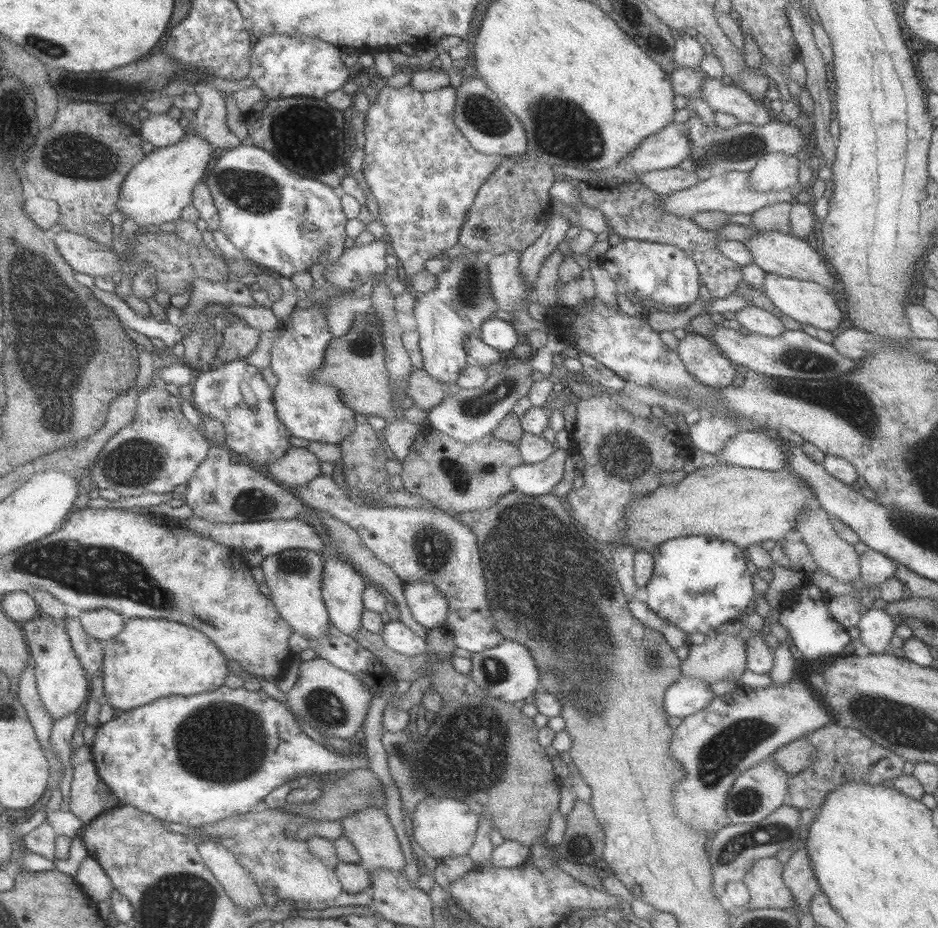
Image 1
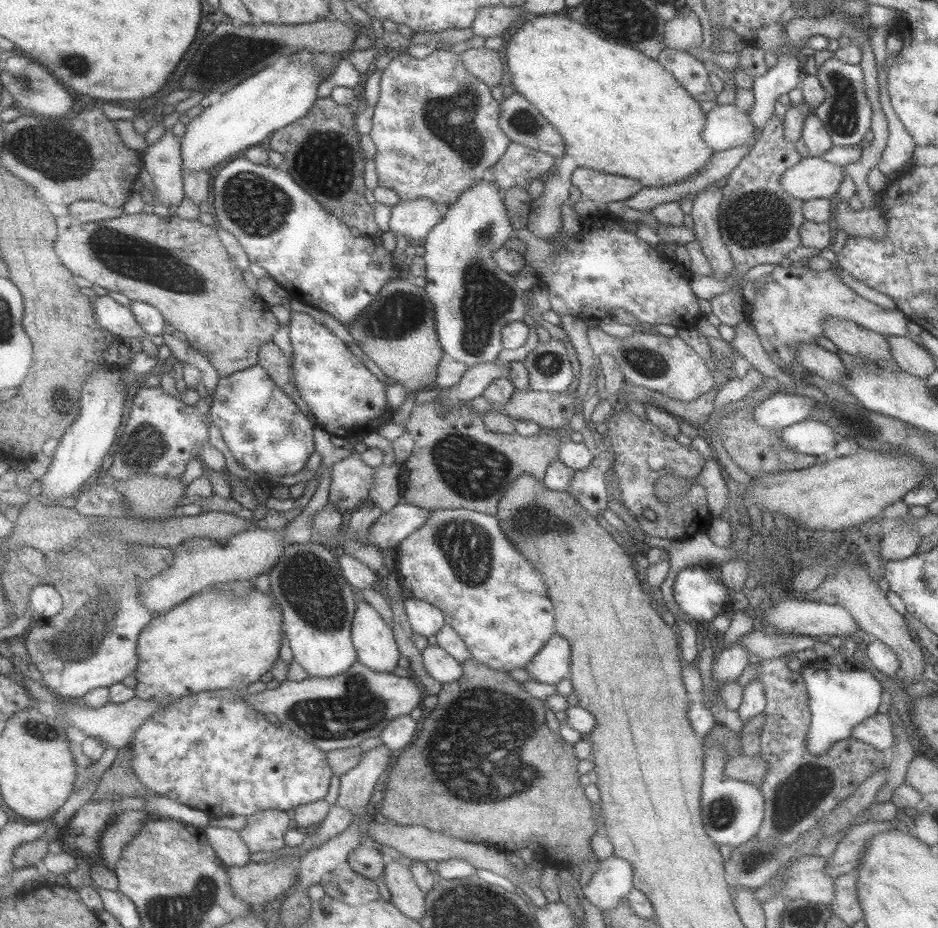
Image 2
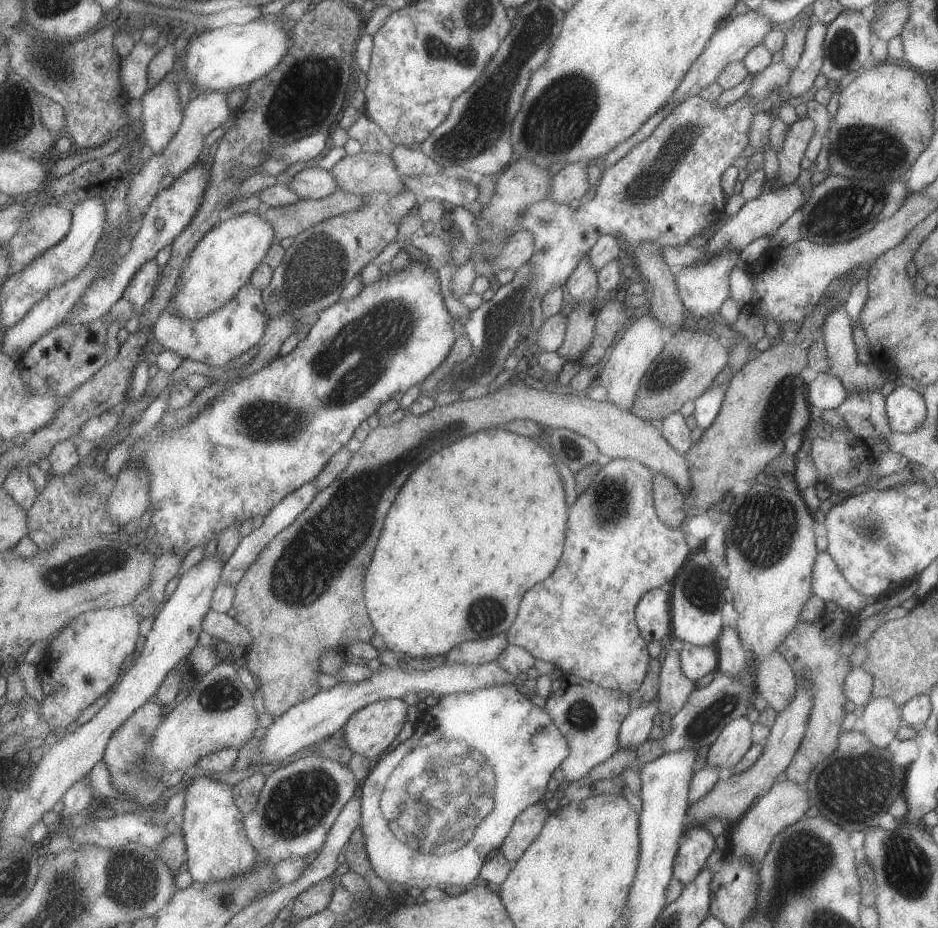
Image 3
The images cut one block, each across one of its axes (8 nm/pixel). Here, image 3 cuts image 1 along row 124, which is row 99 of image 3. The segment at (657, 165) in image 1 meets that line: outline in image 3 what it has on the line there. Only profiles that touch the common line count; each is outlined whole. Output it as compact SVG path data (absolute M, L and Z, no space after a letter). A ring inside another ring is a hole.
M752 9L743 15L732 14L730 19L722 24L712 35L706 48L700 53L700 56L696 58L691 68L688 69L682 82L676 87L675 92L670 95L665 106L670 102L678 104L694 95L700 95L700 92L702 92L706 86L717 82L718 76L720 76L720 73L728 64L741 61L755 46L762 45L765 36L774 27L776 26L774 23L771 23L770 19L766 19L764 15Z

